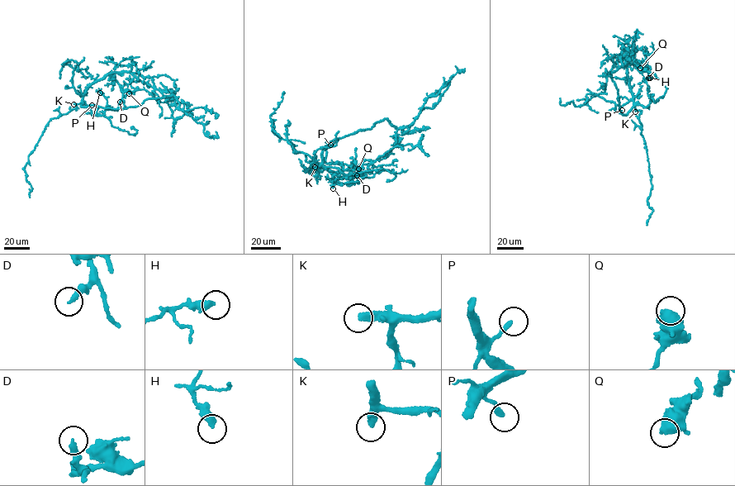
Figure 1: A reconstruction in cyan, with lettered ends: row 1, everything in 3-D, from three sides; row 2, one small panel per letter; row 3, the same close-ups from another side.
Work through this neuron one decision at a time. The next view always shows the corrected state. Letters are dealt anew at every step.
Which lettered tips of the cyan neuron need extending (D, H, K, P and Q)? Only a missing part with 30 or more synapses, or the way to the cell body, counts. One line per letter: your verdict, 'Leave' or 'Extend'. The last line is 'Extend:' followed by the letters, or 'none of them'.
D: Leave
H: Leave
K: Extend
P: Leave
Q: Leave
Extend: K

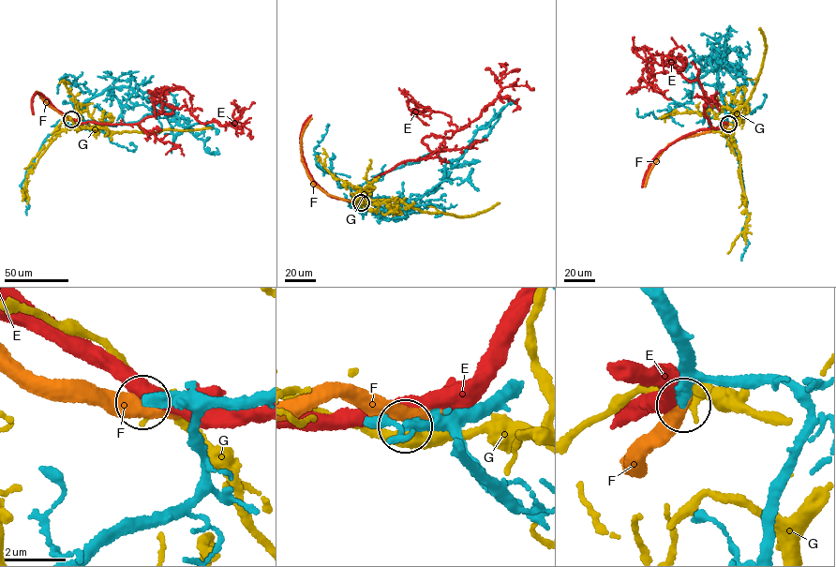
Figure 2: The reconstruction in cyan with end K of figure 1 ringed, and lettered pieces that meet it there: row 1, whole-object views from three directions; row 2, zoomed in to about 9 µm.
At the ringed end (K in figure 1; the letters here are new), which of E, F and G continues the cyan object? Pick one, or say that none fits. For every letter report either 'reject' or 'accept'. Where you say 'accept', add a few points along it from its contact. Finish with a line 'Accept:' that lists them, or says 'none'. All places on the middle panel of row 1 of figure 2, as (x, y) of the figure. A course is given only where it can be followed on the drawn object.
E: reject
F: reject
G: reject
Accept: none

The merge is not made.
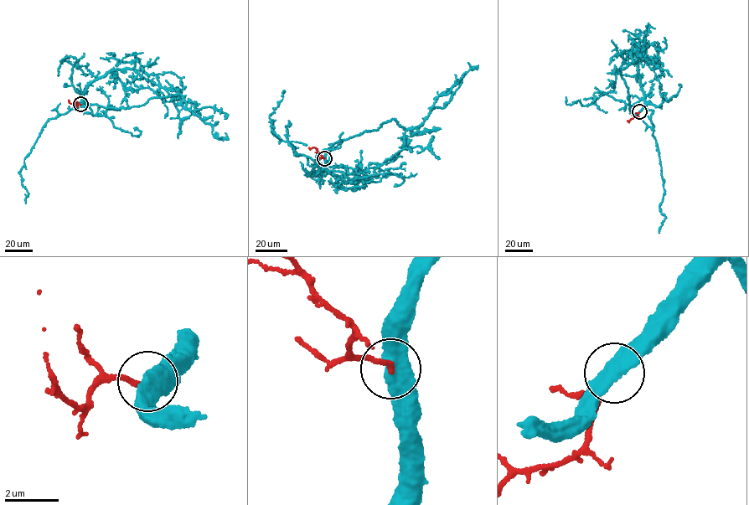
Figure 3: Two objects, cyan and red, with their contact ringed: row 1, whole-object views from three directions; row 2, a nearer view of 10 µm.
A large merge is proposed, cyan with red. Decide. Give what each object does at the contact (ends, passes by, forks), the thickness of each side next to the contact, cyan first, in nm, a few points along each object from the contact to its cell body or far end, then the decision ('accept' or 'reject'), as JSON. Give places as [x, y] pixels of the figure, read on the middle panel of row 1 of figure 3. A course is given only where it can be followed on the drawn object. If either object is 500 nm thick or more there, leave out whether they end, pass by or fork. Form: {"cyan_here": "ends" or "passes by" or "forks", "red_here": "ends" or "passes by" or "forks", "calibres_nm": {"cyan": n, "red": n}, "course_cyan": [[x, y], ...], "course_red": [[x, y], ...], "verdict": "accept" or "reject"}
{"calibres_nm": {"cyan": 500, "red": 190}, "course_cyan": [[324, 158], [331, 146], [376, 130], [393, 119], [405, 130], [420, 124], [436, 98], [475, 67], [470, 68]], "course_red": [[324, 158], [315, 147], [308, 147]], "verdict": "accept"}

